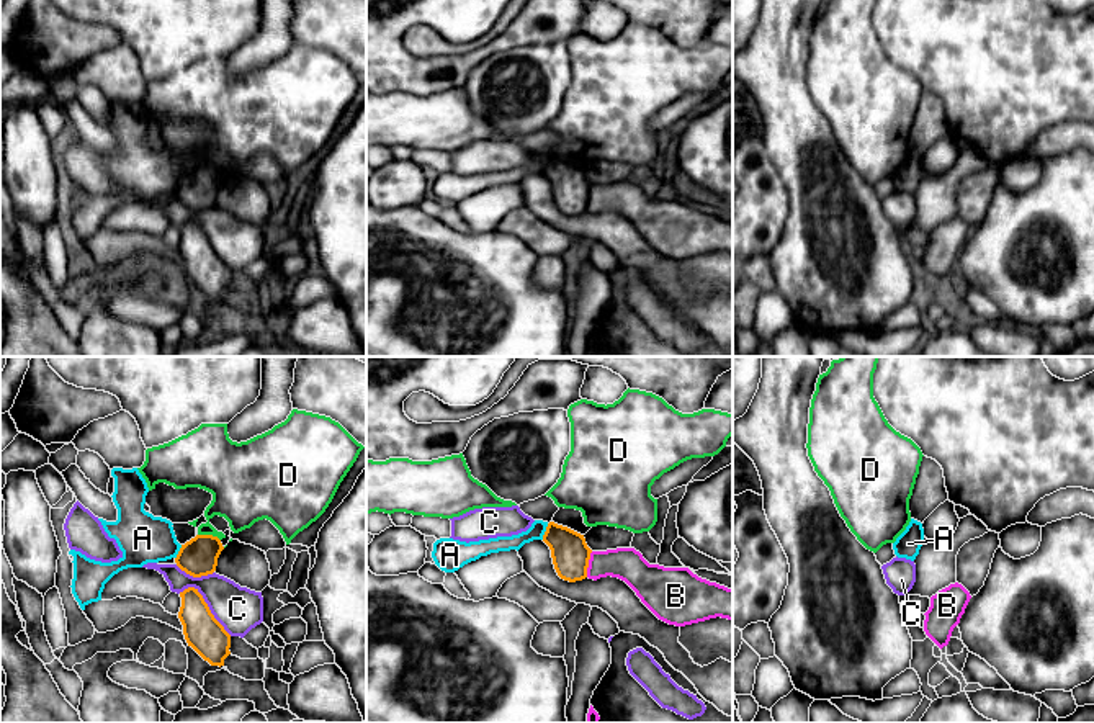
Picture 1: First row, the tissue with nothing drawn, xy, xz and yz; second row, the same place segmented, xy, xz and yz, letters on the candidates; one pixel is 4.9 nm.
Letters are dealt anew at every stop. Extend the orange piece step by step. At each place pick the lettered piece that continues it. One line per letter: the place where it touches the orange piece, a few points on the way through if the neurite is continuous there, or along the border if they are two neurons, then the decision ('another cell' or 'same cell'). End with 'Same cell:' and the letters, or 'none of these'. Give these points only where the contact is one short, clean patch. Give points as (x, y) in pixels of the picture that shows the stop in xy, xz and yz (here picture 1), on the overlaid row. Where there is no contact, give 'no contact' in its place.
A: meets orange in xz at (545, 532); border along xz (548, 524), (542, 538); another cell
B: meets orange in xz at (587, 565); another cell
C: meets orange in xy at (206, 604); another cell
D: meets orange in xy at (210, 535); another cell
Same cell: none of these

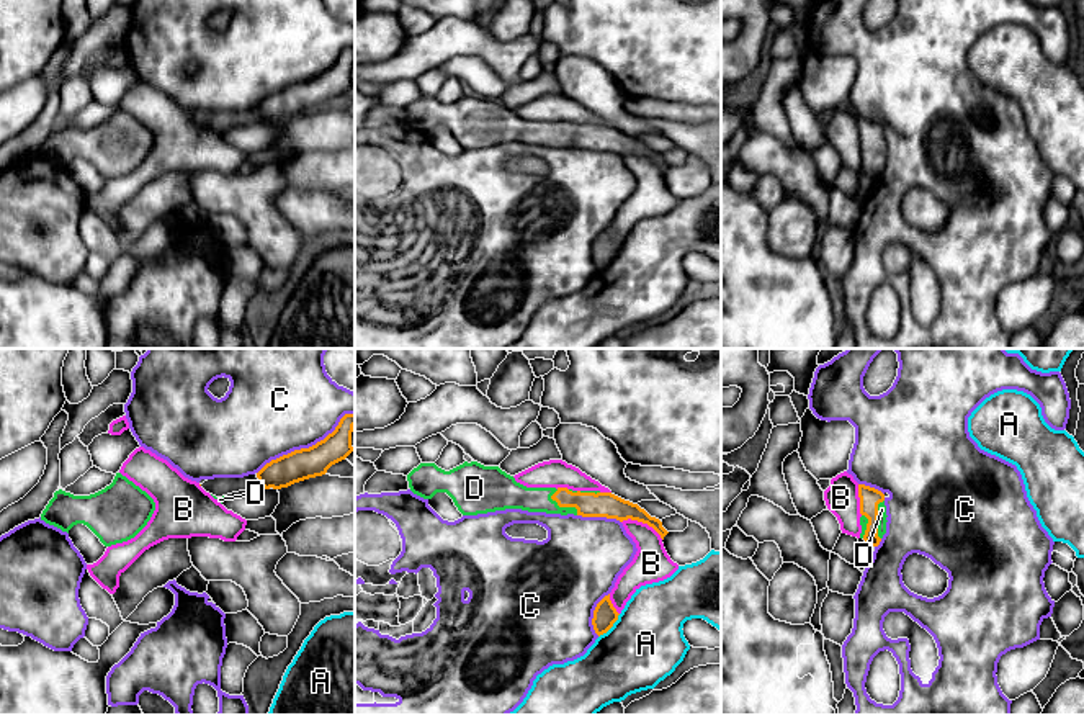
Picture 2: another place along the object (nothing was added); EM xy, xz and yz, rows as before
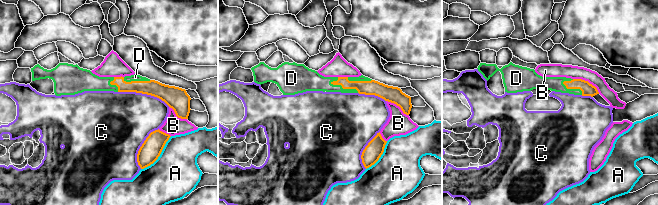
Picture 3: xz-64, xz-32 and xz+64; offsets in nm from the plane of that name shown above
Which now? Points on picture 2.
A: meets orange in xz at (610, 627); another cell
B: meets orange in xz at (643, 522); another cell
C: meets orange in xy at (306, 449); another cell
D: meets orange in xz at (566, 506); same cell
Same cell: D

